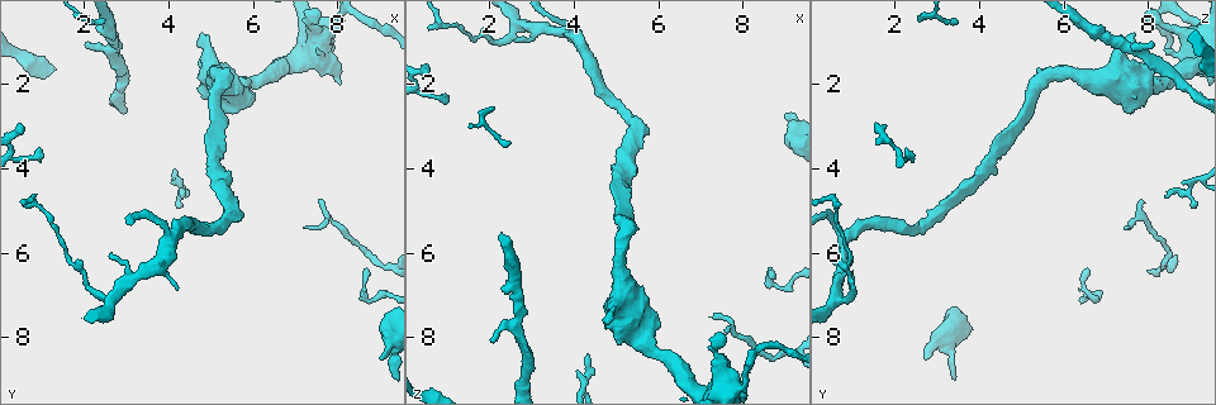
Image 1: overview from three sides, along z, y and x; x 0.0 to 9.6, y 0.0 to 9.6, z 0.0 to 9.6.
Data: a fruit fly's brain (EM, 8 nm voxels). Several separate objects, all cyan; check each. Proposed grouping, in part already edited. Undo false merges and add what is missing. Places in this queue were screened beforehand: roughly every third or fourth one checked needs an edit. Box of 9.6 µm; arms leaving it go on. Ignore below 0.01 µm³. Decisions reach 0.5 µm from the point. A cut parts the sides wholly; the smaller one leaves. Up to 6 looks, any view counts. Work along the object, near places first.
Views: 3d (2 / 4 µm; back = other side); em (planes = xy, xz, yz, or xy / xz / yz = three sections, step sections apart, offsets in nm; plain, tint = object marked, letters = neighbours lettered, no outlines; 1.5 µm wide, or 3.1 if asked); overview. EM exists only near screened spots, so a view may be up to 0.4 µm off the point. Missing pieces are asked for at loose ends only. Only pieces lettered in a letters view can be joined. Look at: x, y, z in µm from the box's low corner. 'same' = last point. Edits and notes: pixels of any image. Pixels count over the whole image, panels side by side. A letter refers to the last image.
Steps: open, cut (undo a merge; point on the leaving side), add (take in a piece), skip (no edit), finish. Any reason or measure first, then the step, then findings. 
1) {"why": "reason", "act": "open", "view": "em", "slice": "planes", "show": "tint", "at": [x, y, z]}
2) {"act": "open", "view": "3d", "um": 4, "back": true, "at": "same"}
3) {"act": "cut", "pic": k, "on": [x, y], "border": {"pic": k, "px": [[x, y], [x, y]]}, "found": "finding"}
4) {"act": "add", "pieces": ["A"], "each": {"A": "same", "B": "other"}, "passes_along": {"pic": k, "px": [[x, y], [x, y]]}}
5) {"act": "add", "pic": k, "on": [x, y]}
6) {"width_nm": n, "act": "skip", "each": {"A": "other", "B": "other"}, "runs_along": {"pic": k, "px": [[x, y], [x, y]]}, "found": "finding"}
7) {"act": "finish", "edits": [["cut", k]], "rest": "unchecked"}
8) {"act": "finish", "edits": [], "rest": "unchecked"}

{"why": "tapers out", "act": "open", "view": "em", "slice": "planes", "show": "letters", "at": [4.20, 4.85, 9.10]}

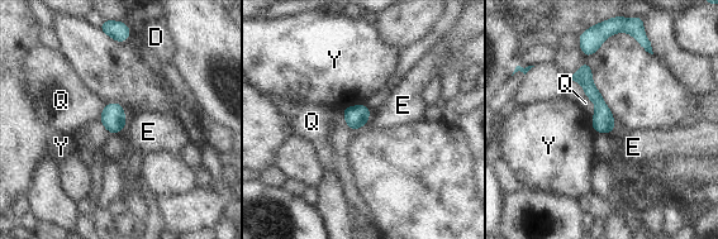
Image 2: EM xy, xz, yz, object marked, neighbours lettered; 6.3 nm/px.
{"act": "skip", "each": {"D": "other", "E": "other", "Q": "other", "Y": "other"}, "found": "no lettered piece goes on from it"}

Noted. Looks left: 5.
{"why": "sharp bend", "act": "open", "view": "em", "slice": "yz", "step": 4, "show": "letters", "at": [9.15, 6.30, 8.25]}

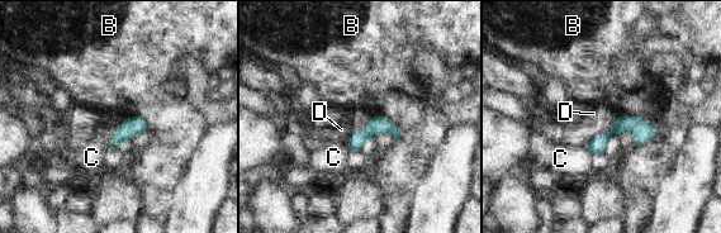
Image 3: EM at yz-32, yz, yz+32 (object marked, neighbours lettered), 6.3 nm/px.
{"longest_contact_nm": ["B", 280], "act": "skip", "each": {"B": "other", "C": "other", "D": "other"}, "found": "one neuron here"}

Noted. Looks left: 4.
{"why": "stops while still wide", "act": "open", "view": "em", "slice": "planes", "show": "letters", "at": [9.15, 8.45, 2.75]}

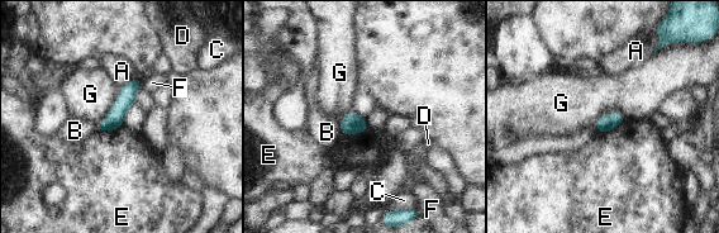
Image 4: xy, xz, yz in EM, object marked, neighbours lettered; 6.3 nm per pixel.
{"act": "skip", "each": {"A": "other", "B": "other", "C": "other", "D": "other", "E": "other", "F": "other", "G": "other"}, "border": {"pic": 4, "px": [[624, 118], [613, 128], [599, 134]]}, "found": "none of them fits"}

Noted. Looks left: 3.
{"act": "finish", "edits": [], "rest": "unchecked"}

